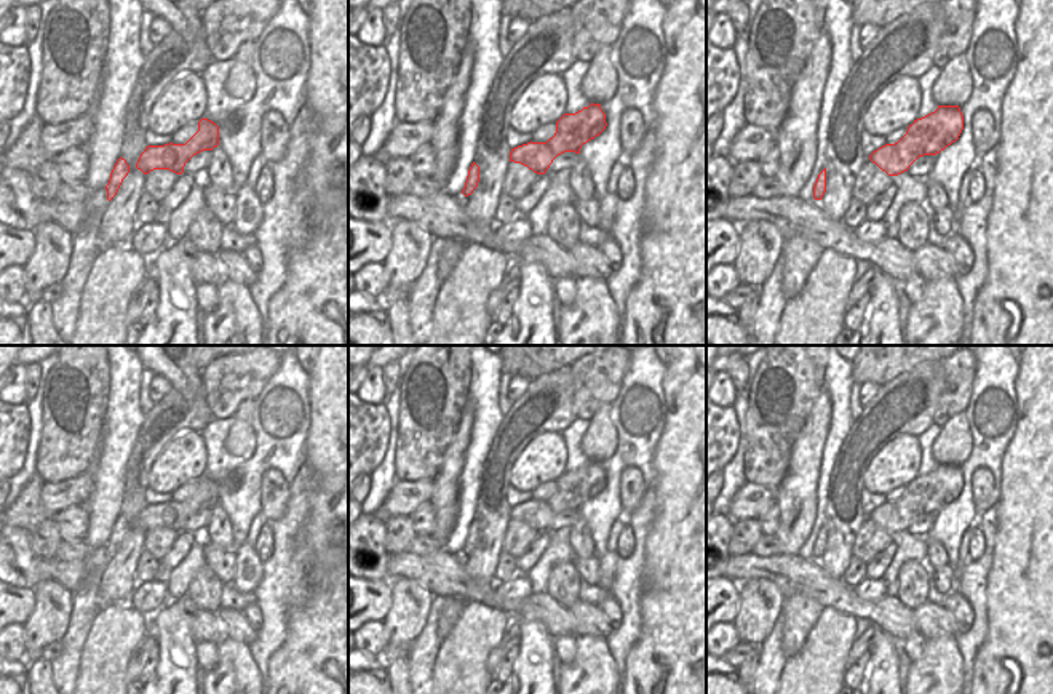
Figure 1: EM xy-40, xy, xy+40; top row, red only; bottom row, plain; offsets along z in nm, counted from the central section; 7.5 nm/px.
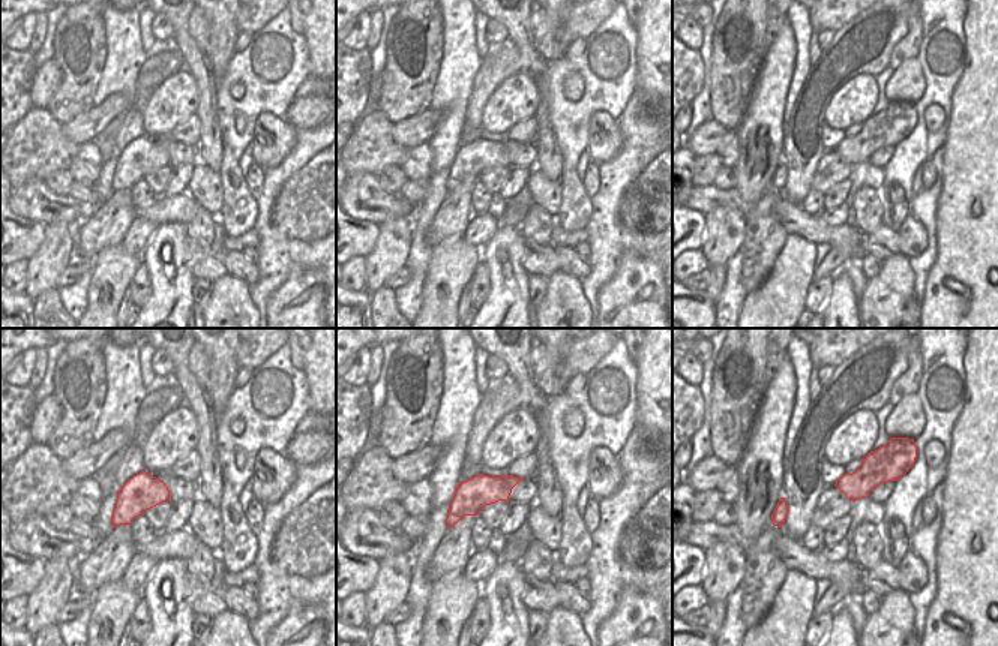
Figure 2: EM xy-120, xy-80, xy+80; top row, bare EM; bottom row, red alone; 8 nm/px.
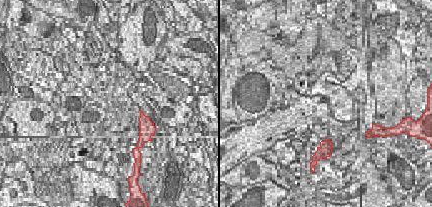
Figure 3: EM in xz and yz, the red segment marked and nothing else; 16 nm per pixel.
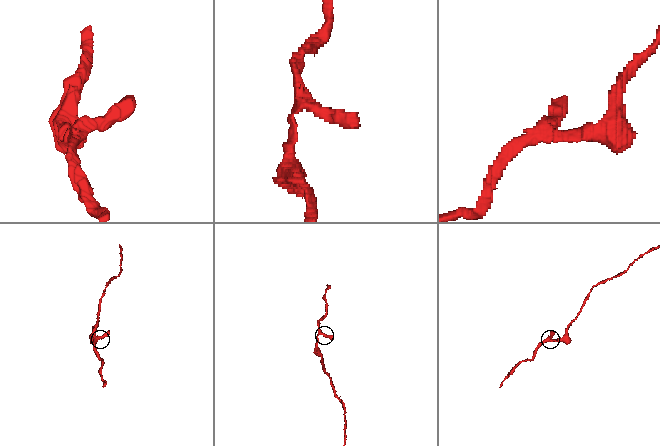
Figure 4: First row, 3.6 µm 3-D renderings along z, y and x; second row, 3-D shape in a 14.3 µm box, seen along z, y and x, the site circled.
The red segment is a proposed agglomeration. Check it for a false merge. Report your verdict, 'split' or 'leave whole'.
leave whole

